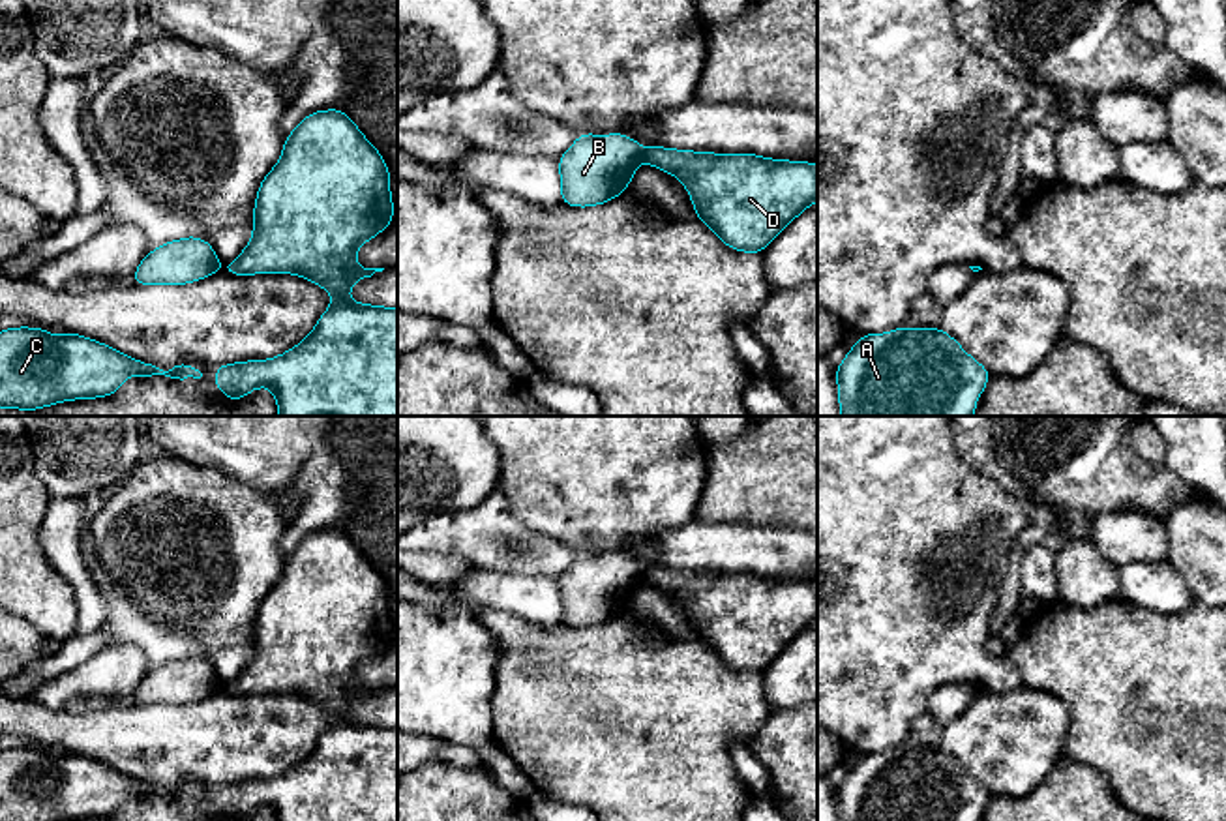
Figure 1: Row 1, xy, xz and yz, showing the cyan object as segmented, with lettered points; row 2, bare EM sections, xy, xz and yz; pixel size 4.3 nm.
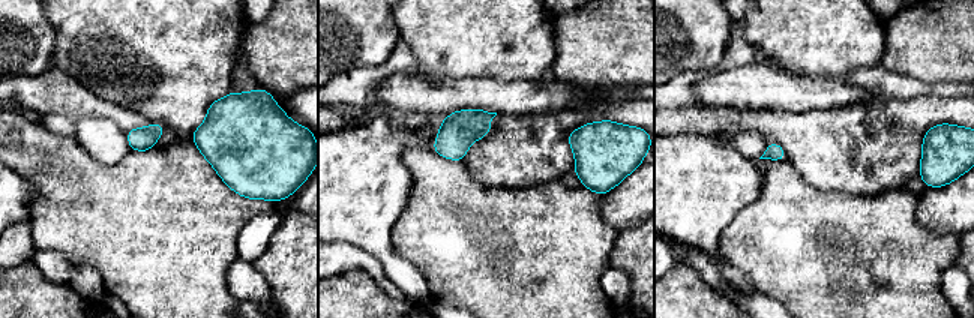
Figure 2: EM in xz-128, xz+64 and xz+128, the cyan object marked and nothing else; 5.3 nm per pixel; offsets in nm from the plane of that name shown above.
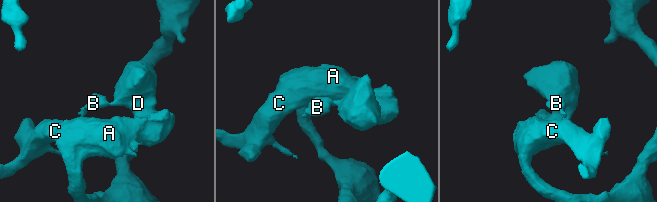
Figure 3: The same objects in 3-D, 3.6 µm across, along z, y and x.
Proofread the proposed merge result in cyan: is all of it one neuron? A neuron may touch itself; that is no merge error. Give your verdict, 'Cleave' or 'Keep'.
Cleave

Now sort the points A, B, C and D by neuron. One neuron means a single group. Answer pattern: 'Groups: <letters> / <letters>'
Groups: A C D / B

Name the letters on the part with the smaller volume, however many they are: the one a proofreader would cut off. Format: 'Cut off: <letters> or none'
Cut off: B

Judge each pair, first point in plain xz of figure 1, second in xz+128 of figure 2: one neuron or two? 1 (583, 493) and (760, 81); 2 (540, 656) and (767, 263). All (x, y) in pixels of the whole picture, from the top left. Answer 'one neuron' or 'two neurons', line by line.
1: two neurons
2: one neuron

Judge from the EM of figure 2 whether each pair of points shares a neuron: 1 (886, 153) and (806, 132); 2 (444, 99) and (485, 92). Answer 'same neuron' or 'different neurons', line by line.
1: same neuron
2: same neuron

